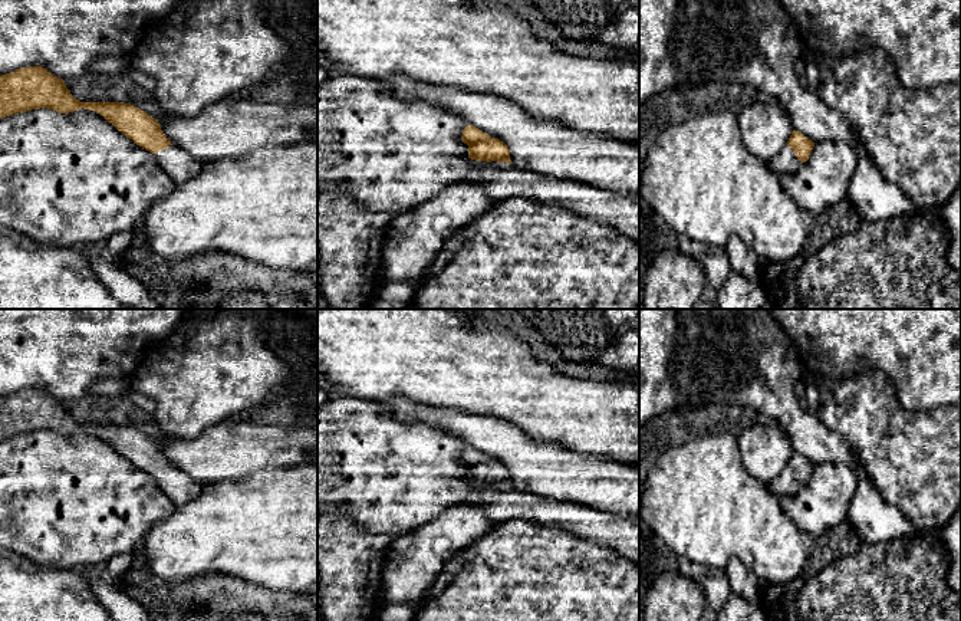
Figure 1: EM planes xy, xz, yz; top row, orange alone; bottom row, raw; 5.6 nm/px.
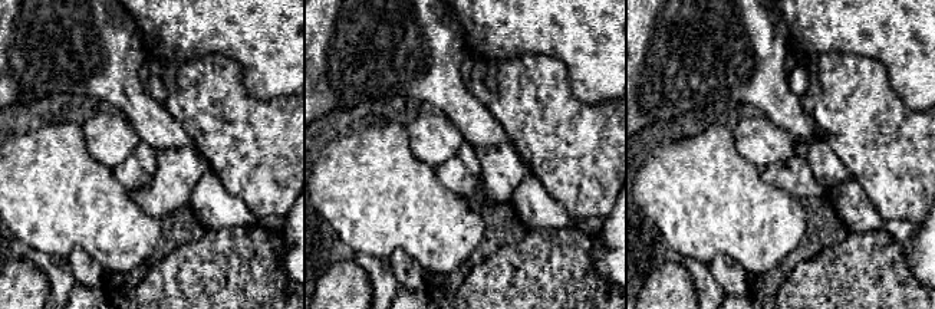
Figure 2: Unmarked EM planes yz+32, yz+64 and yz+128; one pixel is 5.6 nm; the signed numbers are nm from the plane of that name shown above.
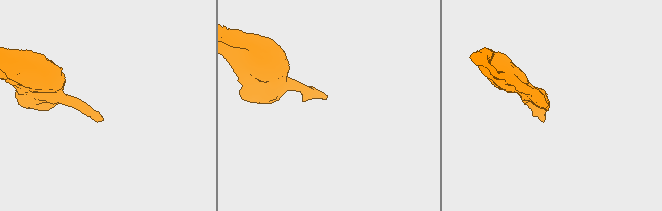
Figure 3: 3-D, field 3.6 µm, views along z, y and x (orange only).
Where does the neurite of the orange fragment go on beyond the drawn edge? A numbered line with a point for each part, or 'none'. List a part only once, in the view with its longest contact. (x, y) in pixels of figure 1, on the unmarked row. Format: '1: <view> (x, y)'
1: yz (786, 485)

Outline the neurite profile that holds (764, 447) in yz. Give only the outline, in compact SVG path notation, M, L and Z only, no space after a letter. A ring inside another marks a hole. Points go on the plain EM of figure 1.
M761 420L737 437L746 470L764 484L770 484L794 453L787 433L776 423Z

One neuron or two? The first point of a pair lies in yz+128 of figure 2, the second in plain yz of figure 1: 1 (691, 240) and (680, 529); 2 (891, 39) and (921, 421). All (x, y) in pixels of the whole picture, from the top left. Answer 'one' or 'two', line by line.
1: one
2: two

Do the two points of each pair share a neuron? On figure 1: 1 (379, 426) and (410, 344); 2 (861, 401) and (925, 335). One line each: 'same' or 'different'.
1: different
2: different

